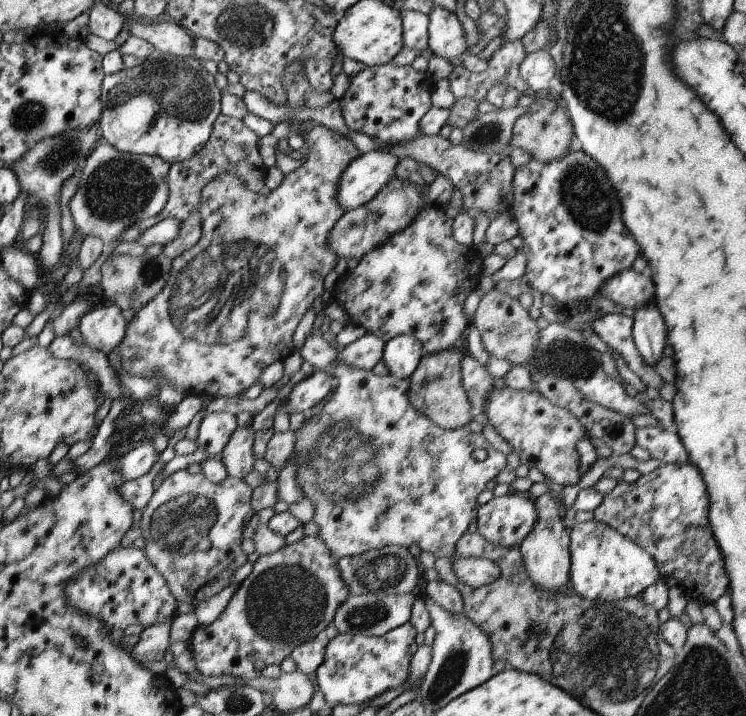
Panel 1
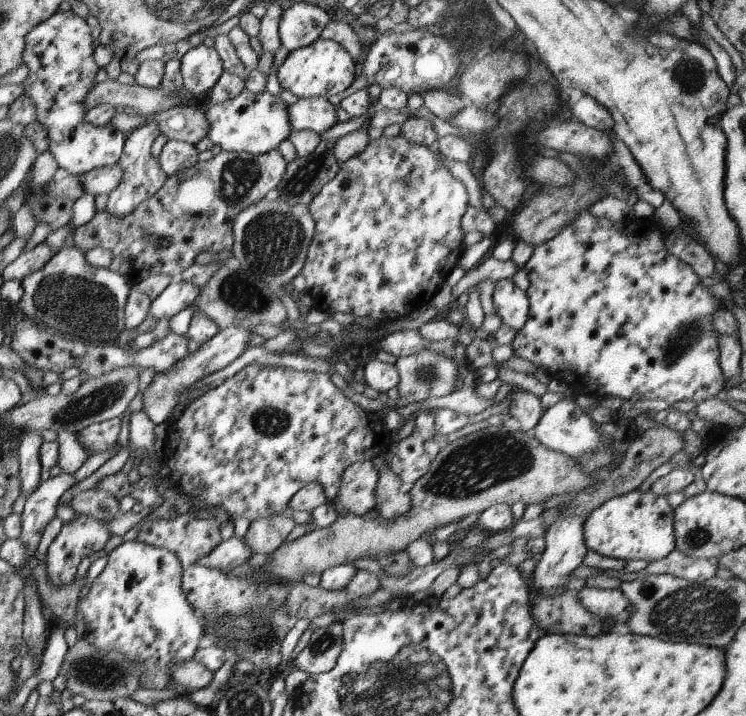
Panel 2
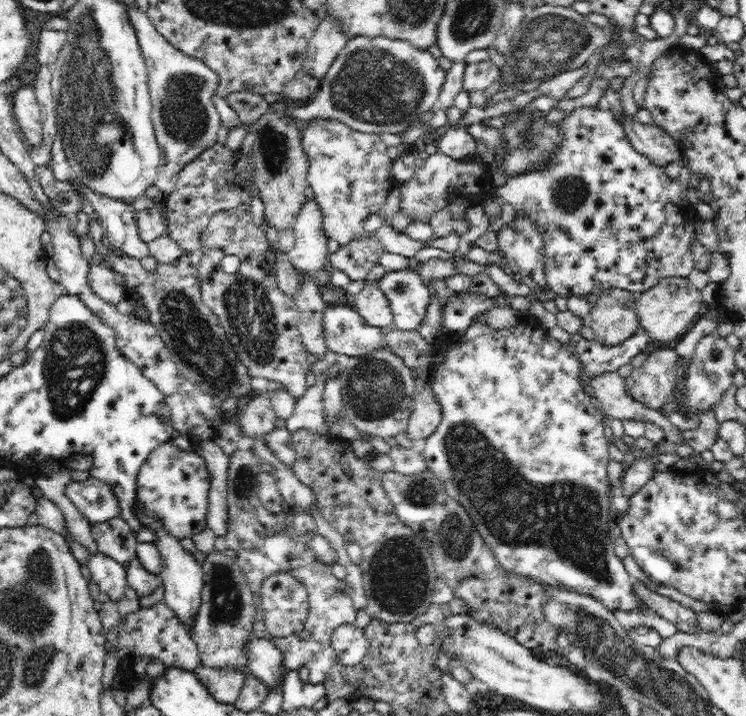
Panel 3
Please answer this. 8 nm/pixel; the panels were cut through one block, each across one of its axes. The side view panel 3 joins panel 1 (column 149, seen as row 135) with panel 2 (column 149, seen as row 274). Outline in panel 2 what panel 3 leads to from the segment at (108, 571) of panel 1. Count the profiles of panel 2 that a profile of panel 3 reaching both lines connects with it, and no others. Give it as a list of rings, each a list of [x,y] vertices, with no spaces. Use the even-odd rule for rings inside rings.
[[[137,539],[126,542],[117,540],[110,545],[105,560],[104,568],[92,581],[89,589],[82,592],[77,604],[80,634],[87,642],[94,644],[96,649],[115,649],[121,651],[126,659],[139,661],[142,666],[142,688],[172,688],[184,696],[185,690],[170,682],[168,668],[172,664],[192,658],[197,642],[204,634],[204,624],[181,590],[181,567],[177,555],[170,550],[151,546]]]

